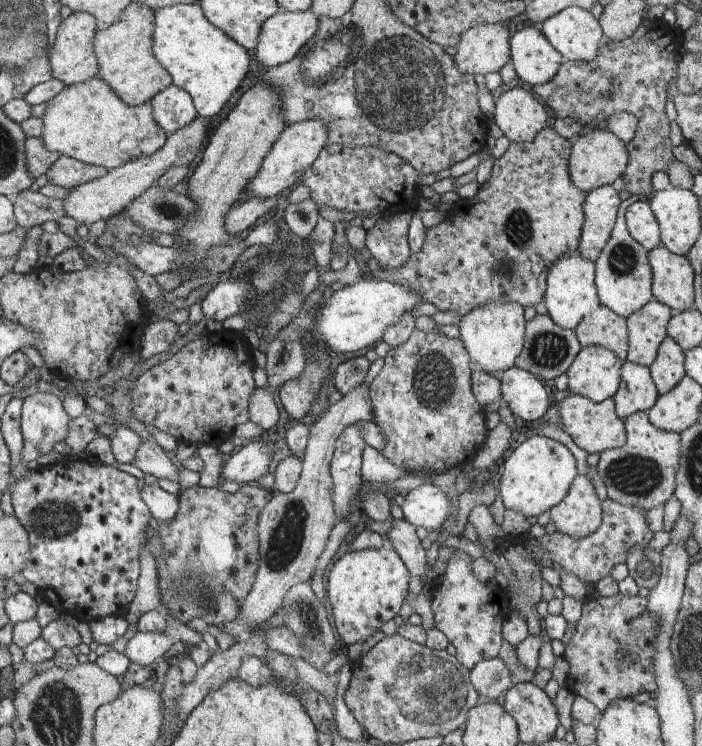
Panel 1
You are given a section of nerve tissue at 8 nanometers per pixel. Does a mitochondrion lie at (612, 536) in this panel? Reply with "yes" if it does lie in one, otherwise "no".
no

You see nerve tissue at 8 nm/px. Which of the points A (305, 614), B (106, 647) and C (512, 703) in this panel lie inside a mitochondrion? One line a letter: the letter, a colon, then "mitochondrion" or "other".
A: mitochondrion
B: other
C: other

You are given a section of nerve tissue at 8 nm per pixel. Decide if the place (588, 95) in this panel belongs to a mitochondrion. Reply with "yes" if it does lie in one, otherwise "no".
yes

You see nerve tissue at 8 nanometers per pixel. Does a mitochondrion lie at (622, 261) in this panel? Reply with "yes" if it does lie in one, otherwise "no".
yes

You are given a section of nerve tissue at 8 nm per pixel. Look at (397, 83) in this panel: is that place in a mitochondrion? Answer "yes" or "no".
yes

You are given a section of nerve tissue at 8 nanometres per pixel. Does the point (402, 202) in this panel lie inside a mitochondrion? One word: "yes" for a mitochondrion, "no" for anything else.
no

